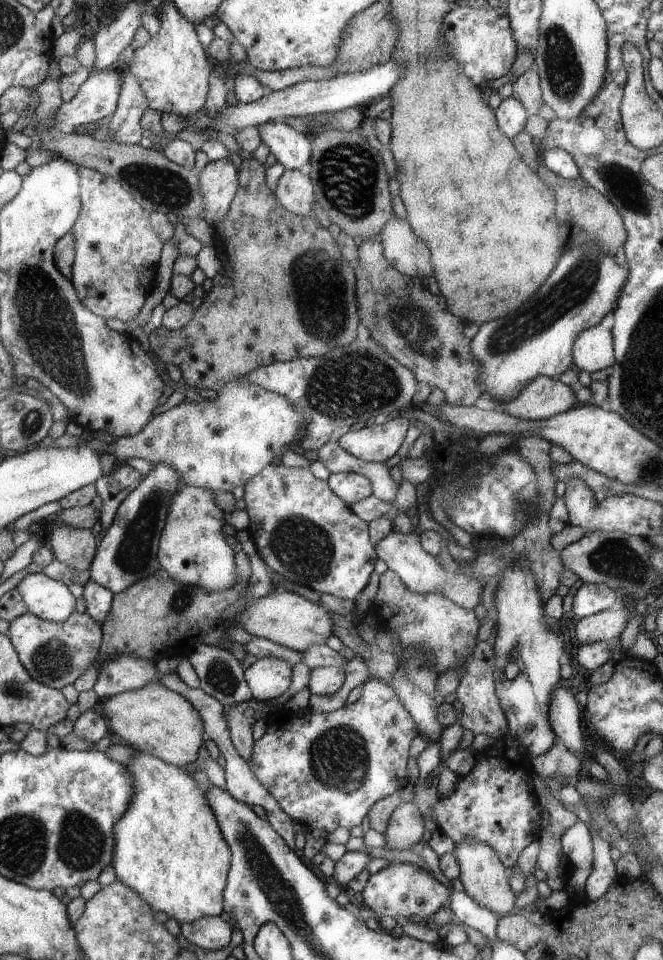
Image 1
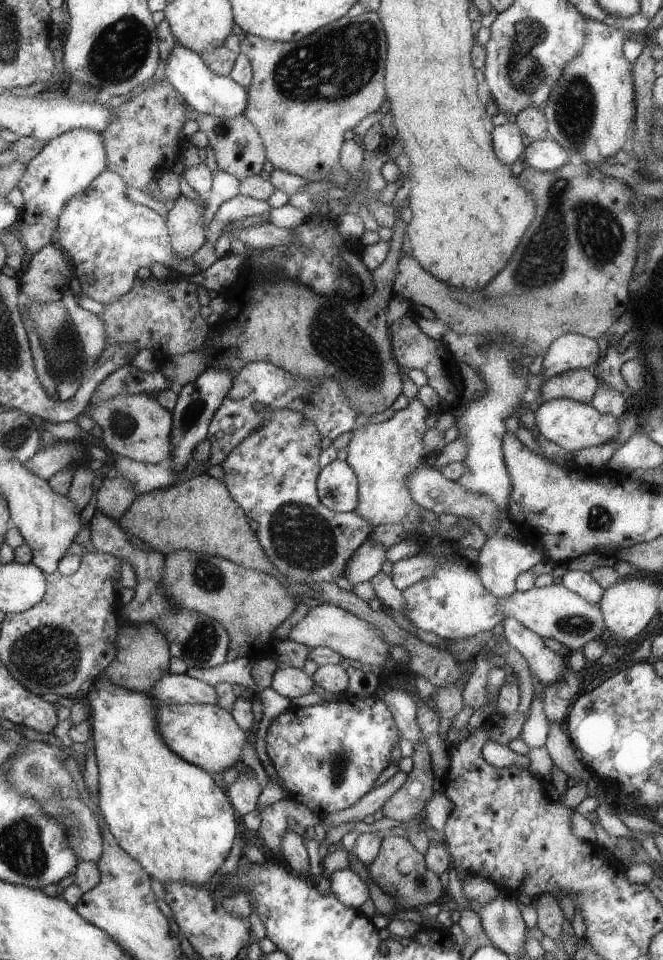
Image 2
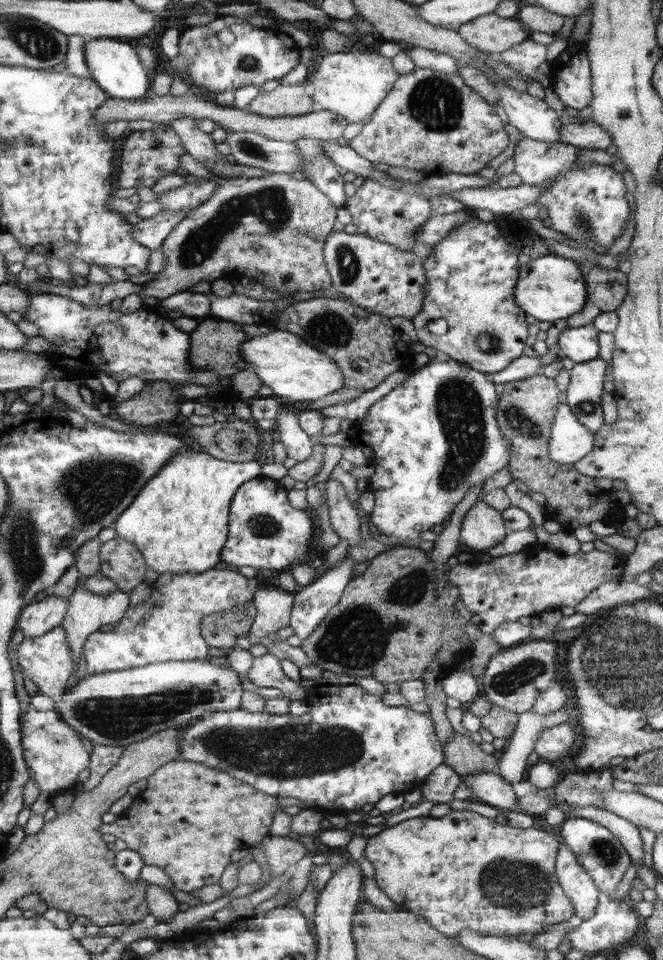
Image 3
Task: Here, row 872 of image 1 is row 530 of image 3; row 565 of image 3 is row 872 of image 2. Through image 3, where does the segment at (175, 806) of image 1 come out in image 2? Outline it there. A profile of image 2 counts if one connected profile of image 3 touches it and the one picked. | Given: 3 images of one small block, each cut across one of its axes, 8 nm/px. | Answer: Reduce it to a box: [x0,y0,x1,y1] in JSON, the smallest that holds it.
[87,675,238,888]

